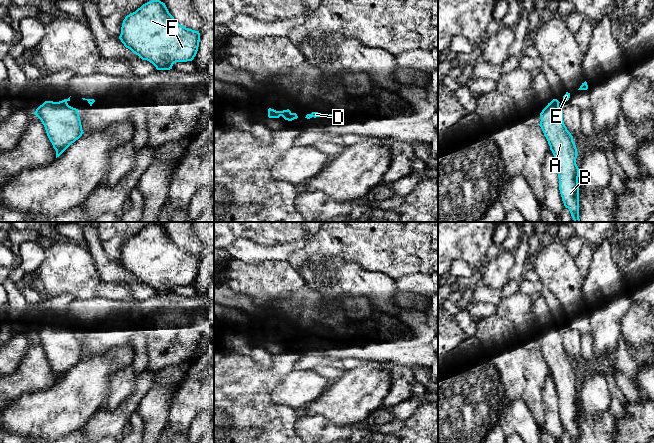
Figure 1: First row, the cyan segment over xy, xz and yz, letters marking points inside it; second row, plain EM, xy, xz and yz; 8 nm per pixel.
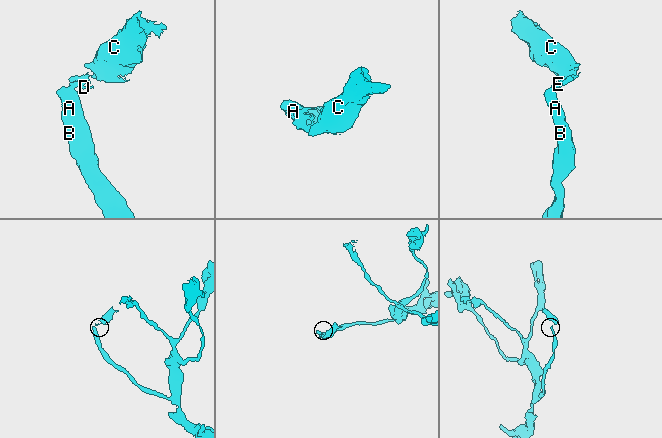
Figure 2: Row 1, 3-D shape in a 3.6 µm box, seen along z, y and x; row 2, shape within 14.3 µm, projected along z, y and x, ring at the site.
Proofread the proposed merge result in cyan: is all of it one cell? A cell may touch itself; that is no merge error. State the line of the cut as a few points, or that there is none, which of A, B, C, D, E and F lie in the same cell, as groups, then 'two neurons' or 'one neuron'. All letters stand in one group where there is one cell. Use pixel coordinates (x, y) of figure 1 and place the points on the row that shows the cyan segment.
cut in xz along (291, 113), (283, 113), (281, 115); A B / C D E F; two neurons

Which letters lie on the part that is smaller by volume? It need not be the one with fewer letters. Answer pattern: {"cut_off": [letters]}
{"cut_off": ["C", "D", "E", "F"]}

